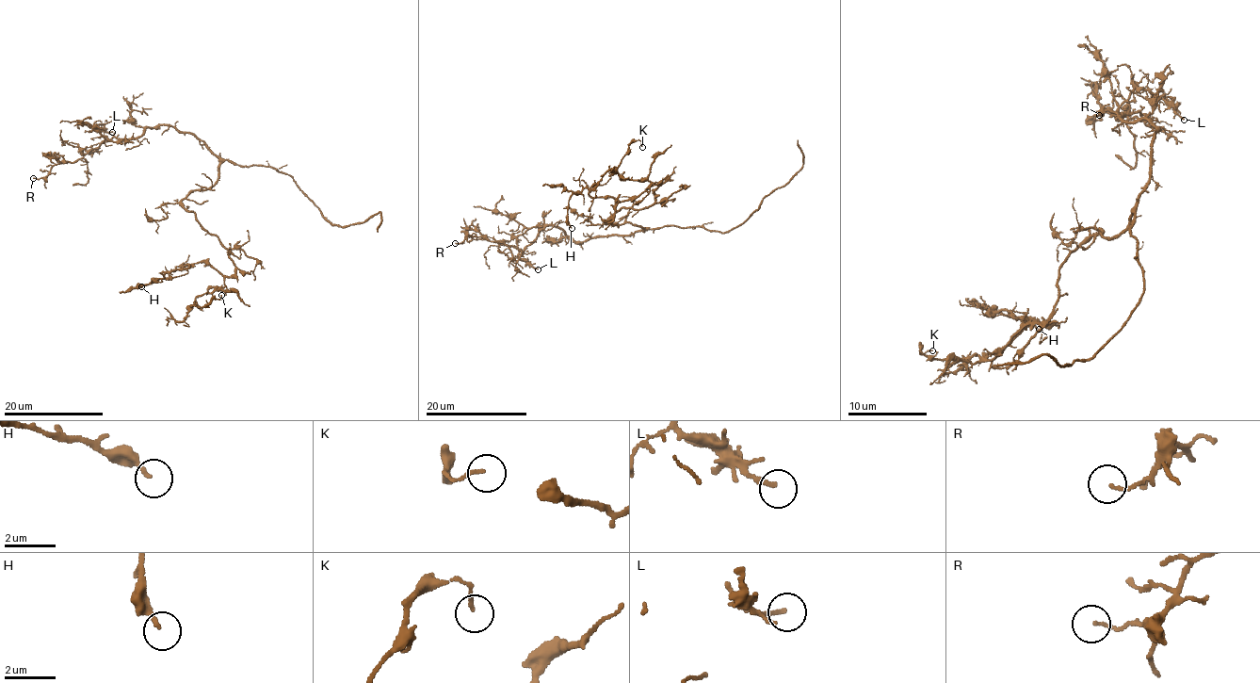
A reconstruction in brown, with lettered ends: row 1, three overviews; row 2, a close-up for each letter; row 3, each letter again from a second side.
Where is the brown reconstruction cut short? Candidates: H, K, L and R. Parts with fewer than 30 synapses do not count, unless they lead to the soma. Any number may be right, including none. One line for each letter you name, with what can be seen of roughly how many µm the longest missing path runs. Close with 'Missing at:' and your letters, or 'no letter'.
Missing at: no letter

